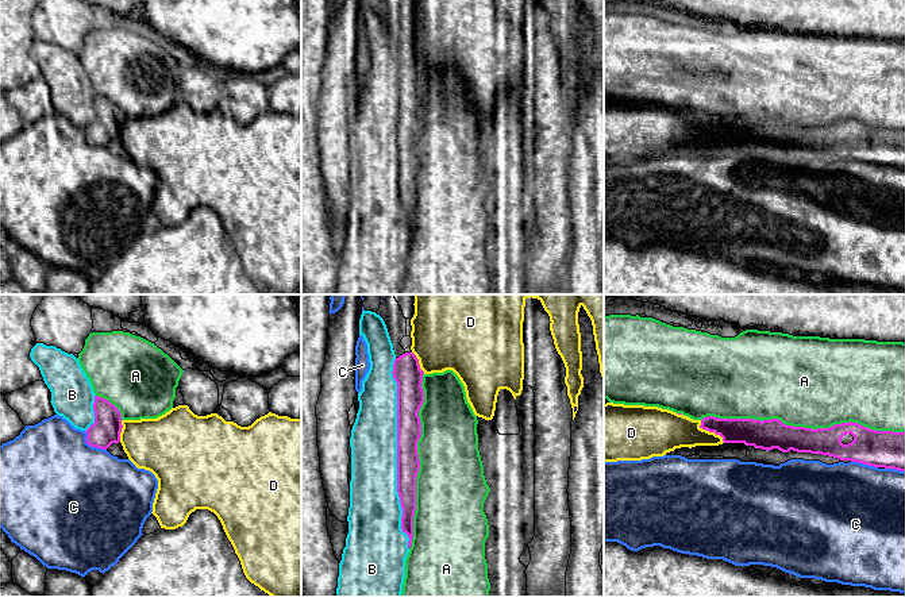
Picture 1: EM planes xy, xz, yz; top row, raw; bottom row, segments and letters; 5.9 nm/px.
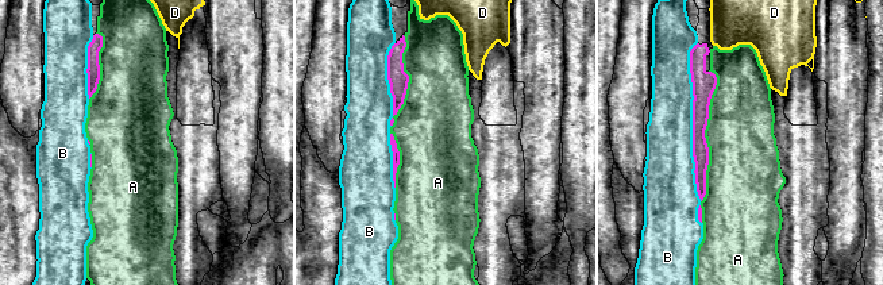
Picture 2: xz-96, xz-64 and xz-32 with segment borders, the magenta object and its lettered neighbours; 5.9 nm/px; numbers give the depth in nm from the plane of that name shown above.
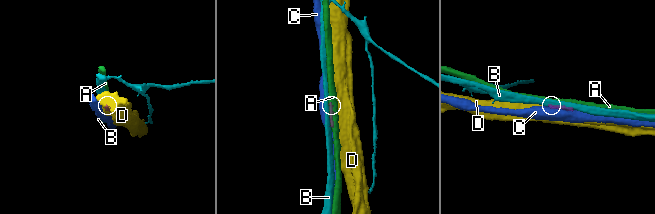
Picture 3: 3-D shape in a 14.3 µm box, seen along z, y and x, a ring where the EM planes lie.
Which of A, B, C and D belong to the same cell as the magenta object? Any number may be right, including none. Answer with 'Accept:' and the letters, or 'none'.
Accept: none

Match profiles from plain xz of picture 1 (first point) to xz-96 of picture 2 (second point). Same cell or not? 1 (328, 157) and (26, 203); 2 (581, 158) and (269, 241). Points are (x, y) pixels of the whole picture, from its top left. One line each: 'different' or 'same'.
1: different
2: different

